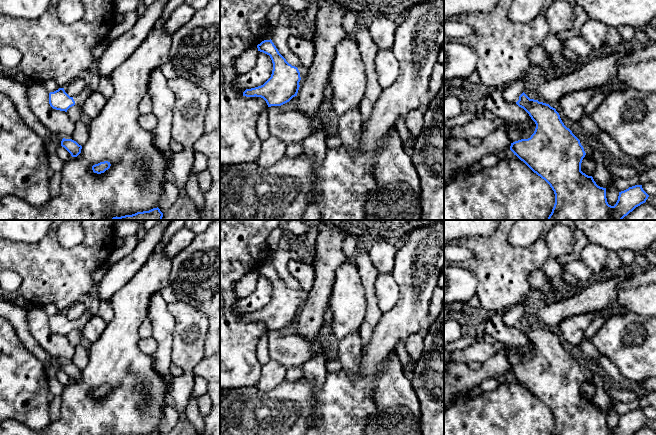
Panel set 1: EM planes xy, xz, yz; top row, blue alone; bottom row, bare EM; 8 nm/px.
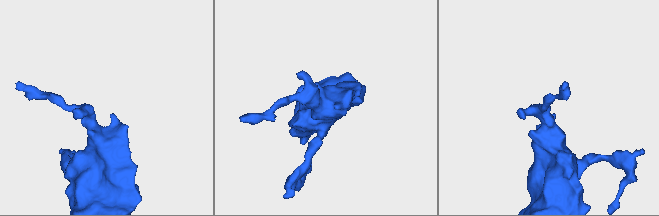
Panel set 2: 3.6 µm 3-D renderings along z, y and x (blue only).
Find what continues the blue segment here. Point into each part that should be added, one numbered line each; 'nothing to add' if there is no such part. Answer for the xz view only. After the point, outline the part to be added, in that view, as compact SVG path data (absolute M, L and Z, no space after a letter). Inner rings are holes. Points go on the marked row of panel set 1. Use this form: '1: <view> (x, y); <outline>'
1: xz (304, 71); M299 66L297 68L300 72L301 79L304 79L309 74L309 67Z

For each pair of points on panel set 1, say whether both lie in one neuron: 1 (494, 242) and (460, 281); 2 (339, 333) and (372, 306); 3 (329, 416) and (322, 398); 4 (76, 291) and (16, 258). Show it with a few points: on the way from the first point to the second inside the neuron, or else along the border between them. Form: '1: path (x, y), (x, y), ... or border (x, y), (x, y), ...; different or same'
1: border (463, 267), (475, 277), (477, 284), (476, 293); different
2: border (364, 288), (366, 313), (358, 330); different
3: path (329, 412), (329, 405), (326, 402); same
4: path (61, 276), (51, 274), (43, 266), (31, 261); same

